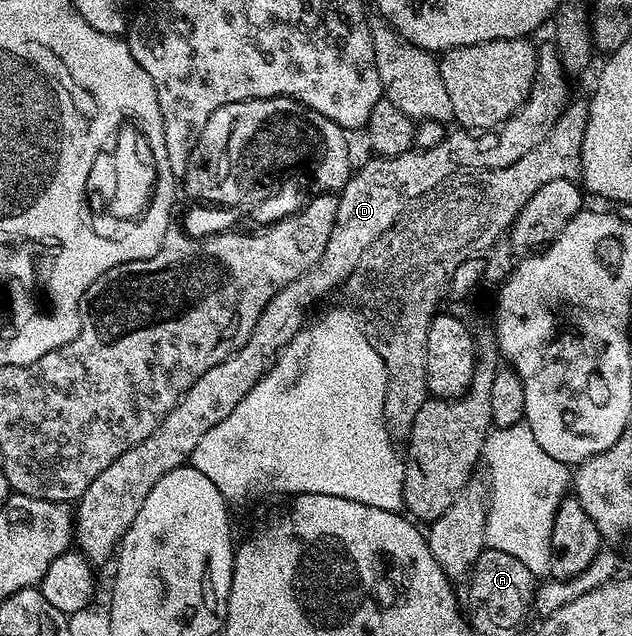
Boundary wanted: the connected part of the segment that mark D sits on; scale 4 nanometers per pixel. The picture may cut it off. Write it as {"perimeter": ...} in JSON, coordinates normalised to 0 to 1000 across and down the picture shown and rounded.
{"perimeter":[[[856,72],[848,82],[848,126],[842,129],[839,146],[816,179],[809,181],[799,193],[793,193],[783,203],[761,204],[758,209],[747,203],[710,204],[709,214],[693,228],[687,228],[687,234],[674,234],[672,237],[653,234],[634,244],[590,247],[582,258],[559,274],[543,300],[536,302],[535,335],[528,341],[528,360],[522,360],[522,379],[516,379],[516,392],[509,392],[509,404],[503,404],[503,410],[497,417],[491,417],[491,423],[484,423],[484,429],[478,429],[465,442],[459,442],[459,448],[448,451],[438,464],[427,467],[421,486],[415,486],[408,505],[402,505],[402,517],[396,524],[389,542],[383,542],[370,557],[358,561],[358,568],[339,574],[339,580],[326,580],[326,586],[320,586],[320,593],[313,593],[313,599],[307,599],[307,605],[301,605],[301,612],[282,631],[282,637],[275,637],[275,643],[269,643],[269,649],[263,649],[263,656],[253,664],[250,675],[244,675],[244,681],[237,681],[237,687],[231,687],[231,693],[199,706],[199,712],[193,712],[193,719],[187,719],[187,725],[180,725],[172,734],[161,737],[161,744],[155,744],[155,750],[149,750],[142,769],[136,769],[133,780],[119,792],[117,854],[125,866],[139,877],[141,885],[147,888],[165,885],[171,879],[171,871],[176,866],[179,871],[188,862],[190,849],[206,832],[212,813],[218,813],[218,800],[225,800],[225,788],[231,788],[231,781],[237,781],[237,769],[244,769],[244,763],[250,763],[250,756],[256,756],[256,750],[263,750],[263,744],[293,733],[304,720],[307,700],[313,700],[313,693],[320,693],[320,687],[326,687],[326,681],[332,681],[332,675],[339,675],[339,668],[345,668],[345,662],[351,662],[351,656],[362,653],[377,637],[377,631],[383,631],[383,624],[389,624],[389,618],[396,618],[396,612],[402,612],[405,601],[437,569],[451,542],[483,513],[481,494],[486,492],[487,481],[522,462],[530,451],[543,453],[560,429],[573,398],[579,398],[579,392],[585,392],[587,382],[598,379],[598,373],[604,373],[604,366],[611,366],[611,360],[617,360],[617,354],[623,354],[623,347],[630,347],[630,341],[642,327],[650,325],[660,313],[666,313],[674,303],[680,303],[680,297],[687,297],[699,285],[706,285],[712,277],[725,275],[731,269],[794,266],[801,259],[810,259],[813,253],[820,253],[832,241],[839,241],[839,234],[845,234],[845,228],[853,228],[864,217],[864,209],[870,209],[870,203],[877,203],[883,184],[889,184],[889,178],[899,170],[902,160],[899,129],[902,129],[900,119],[896,116],[891,102],[886,101],[886,85],[880,80],[878,72]]]}

